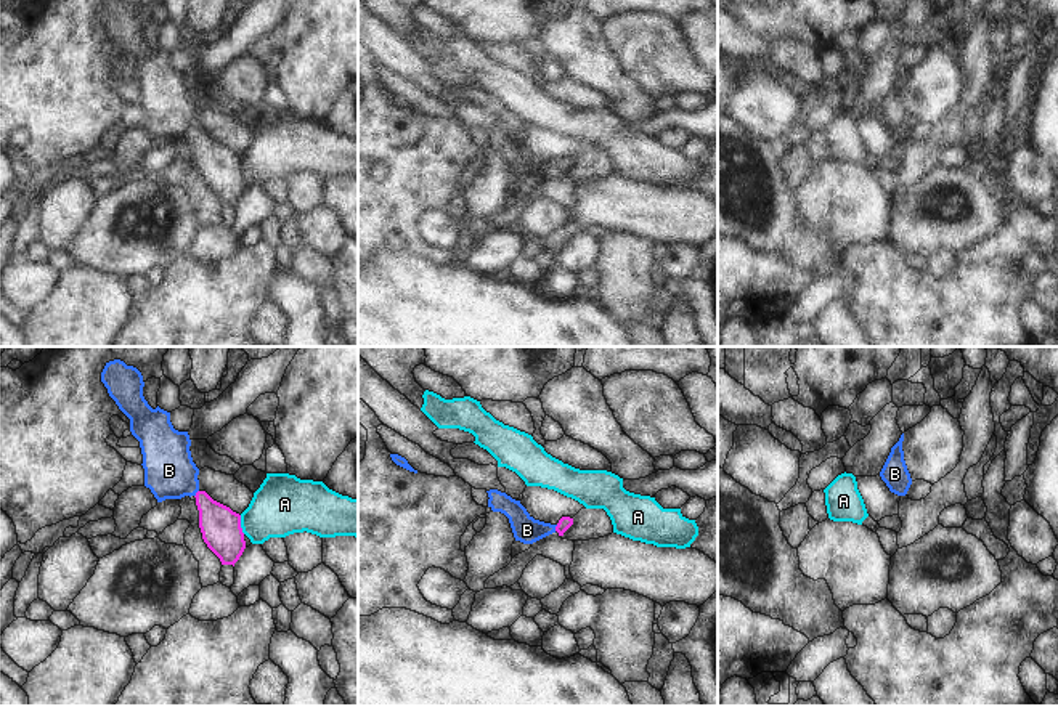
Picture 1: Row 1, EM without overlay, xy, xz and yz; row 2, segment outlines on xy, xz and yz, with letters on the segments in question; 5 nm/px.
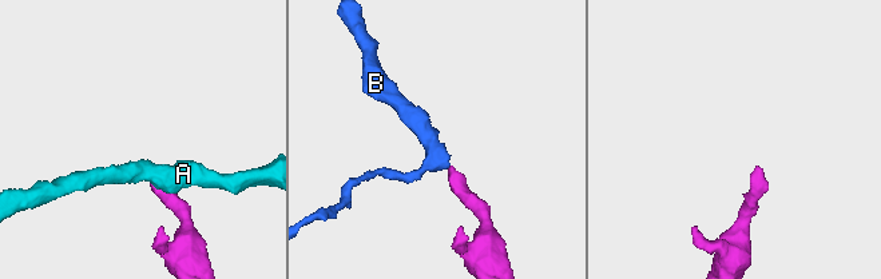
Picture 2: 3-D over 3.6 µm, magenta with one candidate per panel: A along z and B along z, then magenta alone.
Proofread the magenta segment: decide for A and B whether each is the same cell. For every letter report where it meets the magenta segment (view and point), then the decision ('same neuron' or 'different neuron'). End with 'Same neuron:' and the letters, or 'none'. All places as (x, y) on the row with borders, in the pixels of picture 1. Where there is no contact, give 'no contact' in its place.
A: contact xy (240, 525); different neuron
B: contact xy (196, 493); same neuron
Same neuron: B

